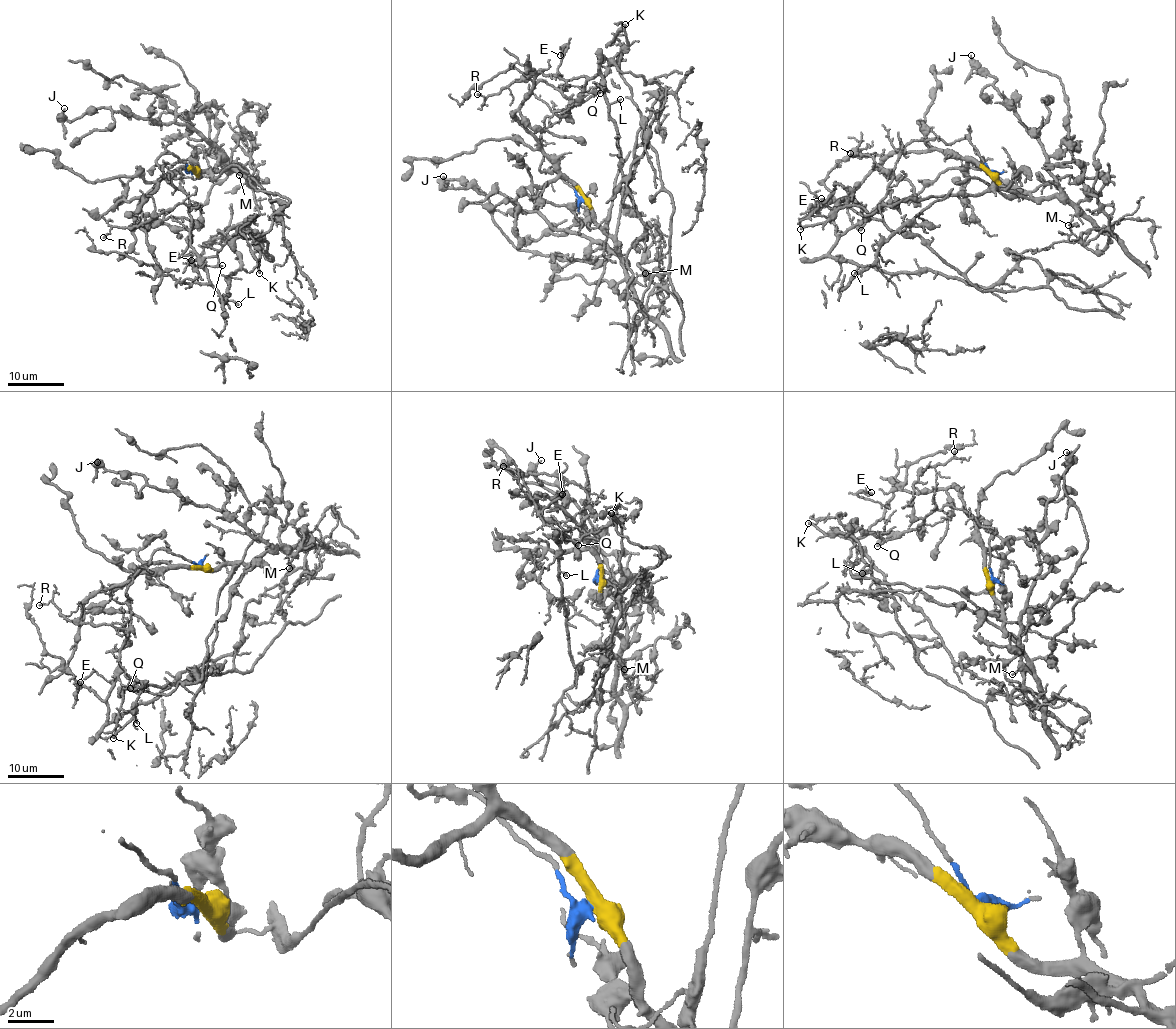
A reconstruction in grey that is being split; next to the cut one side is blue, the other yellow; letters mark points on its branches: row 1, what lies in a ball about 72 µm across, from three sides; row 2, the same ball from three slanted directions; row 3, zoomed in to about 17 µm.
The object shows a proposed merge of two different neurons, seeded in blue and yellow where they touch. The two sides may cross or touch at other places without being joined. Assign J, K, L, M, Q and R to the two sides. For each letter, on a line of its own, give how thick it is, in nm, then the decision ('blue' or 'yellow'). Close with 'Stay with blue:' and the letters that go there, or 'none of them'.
J: 130 nm thick; yellow
K: 170 nm thick; blue
L: 150 nm thick; blue
M: 100 nm thick; yellow
Q: 200 nm thick; blue
R: 130 nm thick; blue
Stay with blue: K, L, Q, R

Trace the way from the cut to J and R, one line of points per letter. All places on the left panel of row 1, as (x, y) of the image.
J: (192, 170), (199, 175), (216, 169), (221, 153), (186, 125), (160, 125), (101, 107), (69, 121), (65, 108)
R: (192, 170), (162, 153), (157, 160), (164, 174), (195, 206), (177, 204), (139, 224), (111, 228), (103, 238)

